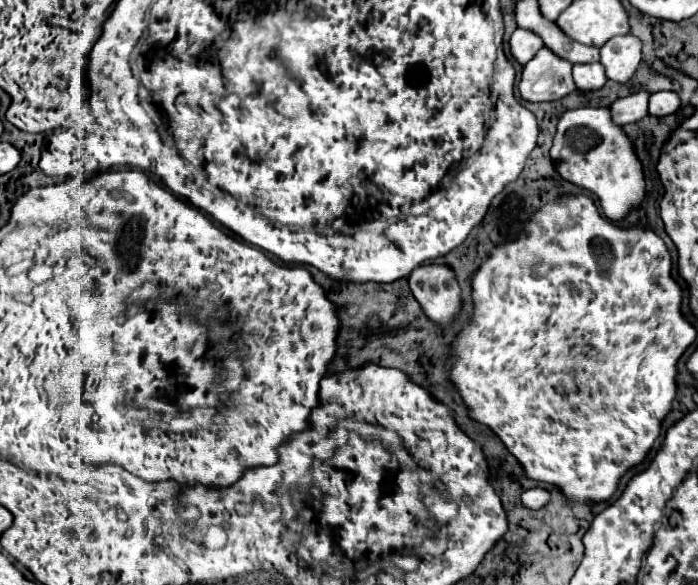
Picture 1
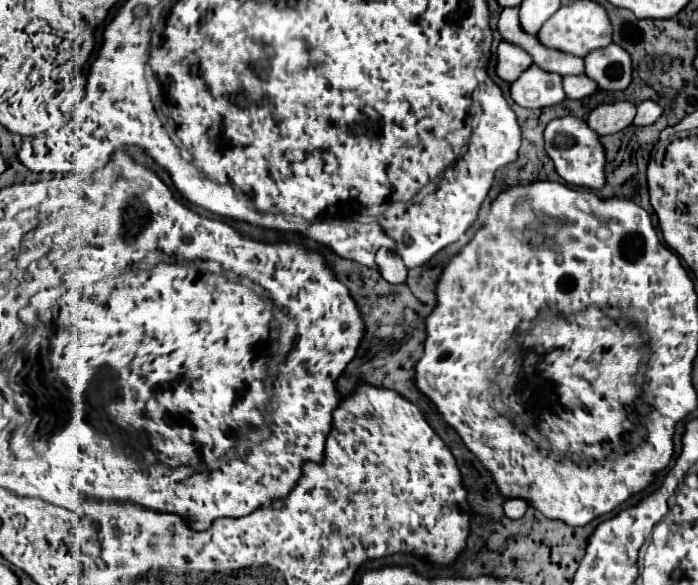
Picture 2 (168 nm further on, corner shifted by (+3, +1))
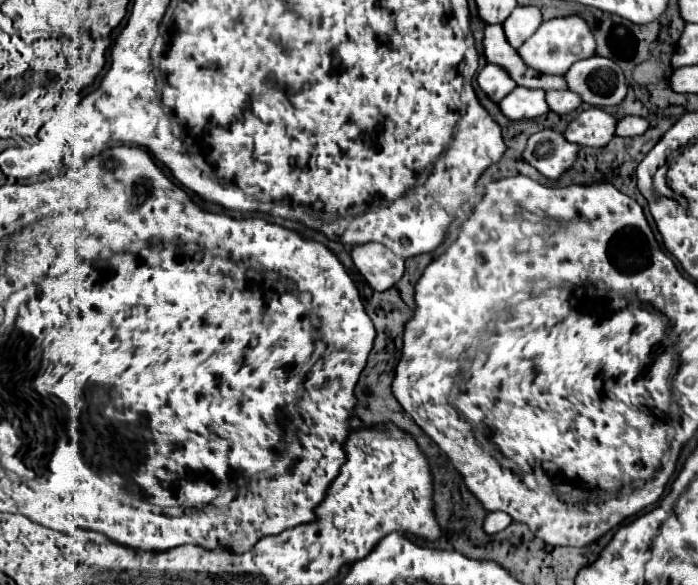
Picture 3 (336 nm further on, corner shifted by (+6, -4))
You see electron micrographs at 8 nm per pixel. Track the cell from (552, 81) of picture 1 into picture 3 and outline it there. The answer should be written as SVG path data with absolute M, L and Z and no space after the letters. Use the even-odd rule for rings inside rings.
M515 87L507 97L501 99L499 107L513 121L533 119L549 111L549 105L545 101L545 91L531 87Z

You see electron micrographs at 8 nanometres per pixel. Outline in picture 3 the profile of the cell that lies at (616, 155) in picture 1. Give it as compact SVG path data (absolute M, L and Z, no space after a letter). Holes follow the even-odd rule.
M543 129L529 137L523 157L539 173L557 181L575 165L579 149L581 147L577 143L569 143L563 133L555 129Z

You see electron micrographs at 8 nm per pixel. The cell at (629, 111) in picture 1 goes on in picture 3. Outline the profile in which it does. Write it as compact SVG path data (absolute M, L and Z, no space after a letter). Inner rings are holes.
M591 107L577 115L565 129L565 137L571 143L579 143L581 147L603 147L609 139L615 137L617 117L599 109Z

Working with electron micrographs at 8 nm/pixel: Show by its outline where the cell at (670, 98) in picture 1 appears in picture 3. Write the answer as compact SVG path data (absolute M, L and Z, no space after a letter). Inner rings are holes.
M627 115L627 117L619 119L615 135L619 135L619 137L635 137L635 135L645 133L647 129L649 129L649 119L639 117L639 115Z

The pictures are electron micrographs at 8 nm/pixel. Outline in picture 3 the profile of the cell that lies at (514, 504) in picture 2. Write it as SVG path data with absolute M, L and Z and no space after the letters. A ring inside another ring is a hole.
M489 513L489 515L485 517L485 531L487 531L489 535L499 533L499 531L503 531L511 521L513 521L513 519L511 519L507 513Z

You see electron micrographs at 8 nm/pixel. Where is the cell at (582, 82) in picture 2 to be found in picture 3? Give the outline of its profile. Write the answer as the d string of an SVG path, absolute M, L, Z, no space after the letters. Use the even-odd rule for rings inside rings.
M563 89L563 91L549 91L547 93L547 103L549 103L551 111L563 115L563 113L571 113L573 109L577 109L583 101L575 91Z

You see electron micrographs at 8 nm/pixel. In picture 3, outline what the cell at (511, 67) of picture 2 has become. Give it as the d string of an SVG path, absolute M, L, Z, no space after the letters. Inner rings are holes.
M487 63L485 69L479 73L477 81L479 81L481 89L483 89L491 99L495 99L497 103L499 103L507 93L511 93L511 91L515 89L515 85L517 85L517 83L513 83L513 77L511 77L503 67L499 67L499 65L495 65L495 63Z

